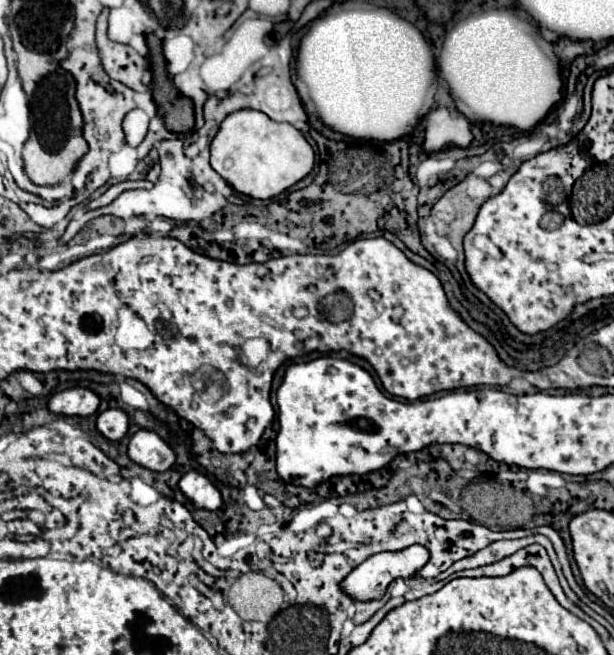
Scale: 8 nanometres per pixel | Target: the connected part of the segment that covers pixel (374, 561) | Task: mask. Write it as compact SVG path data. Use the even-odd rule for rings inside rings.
M411 545L405 547L401 551L383 551L383 553L375 553L371 555L367 561L363 561L359 567L355 567L341 583L343 591L347 595L351 595L357 601L371 601L371 599L381 599L389 587L389 583L393 583L395 579L407 579L407 577L415 577L421 567L429 561L429 549L423 545Z

